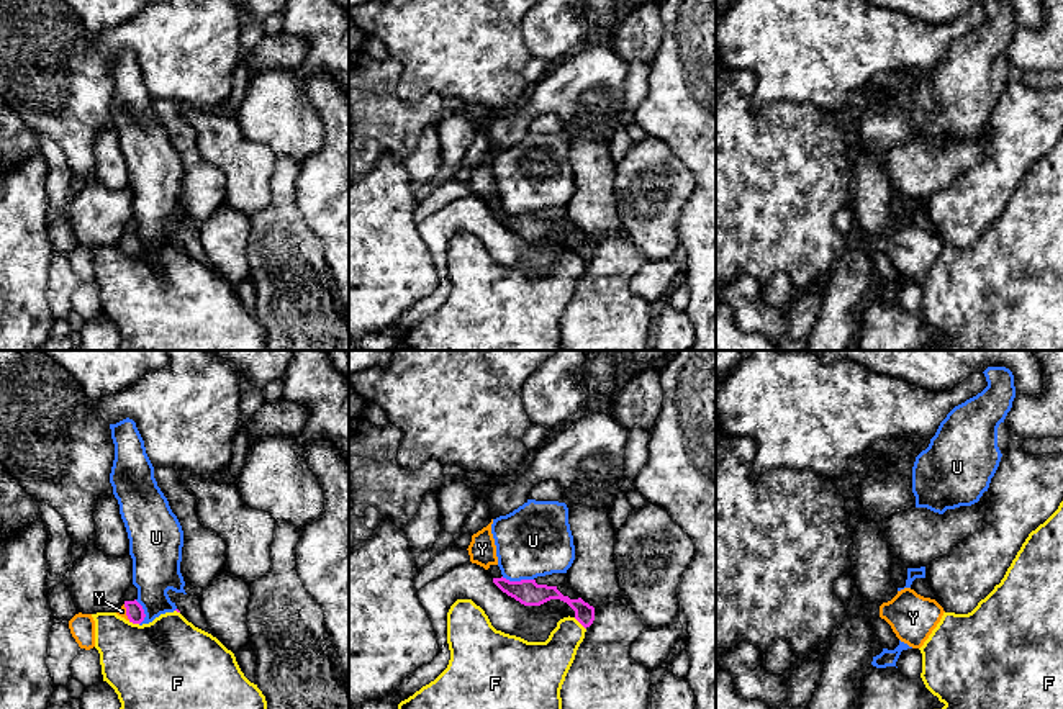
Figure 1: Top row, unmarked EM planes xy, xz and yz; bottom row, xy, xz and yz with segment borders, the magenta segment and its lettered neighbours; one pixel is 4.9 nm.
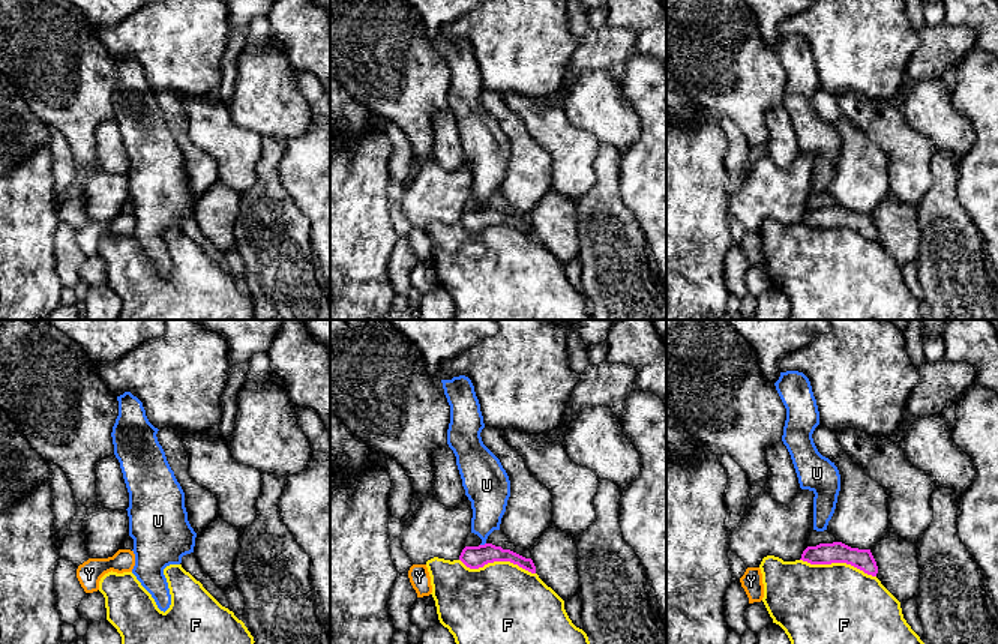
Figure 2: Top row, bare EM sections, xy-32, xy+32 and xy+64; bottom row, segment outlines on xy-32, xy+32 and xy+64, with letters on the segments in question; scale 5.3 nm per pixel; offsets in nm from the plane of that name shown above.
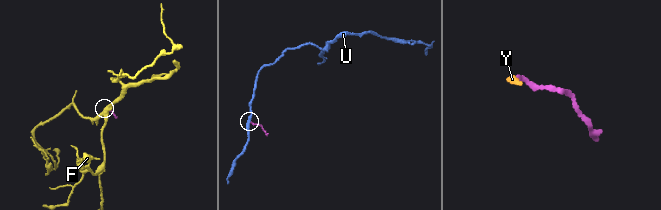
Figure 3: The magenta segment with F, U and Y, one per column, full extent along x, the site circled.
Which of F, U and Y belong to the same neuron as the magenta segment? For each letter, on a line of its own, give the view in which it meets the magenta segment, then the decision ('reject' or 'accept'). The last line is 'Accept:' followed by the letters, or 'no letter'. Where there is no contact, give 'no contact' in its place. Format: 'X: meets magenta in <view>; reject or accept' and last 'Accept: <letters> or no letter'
F: meets magenta in xz; reject
U: meets magenta in xz; reject
Y: meets magenta in xy; accept
Accept: Y

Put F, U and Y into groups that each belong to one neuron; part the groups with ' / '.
F / U / Y

